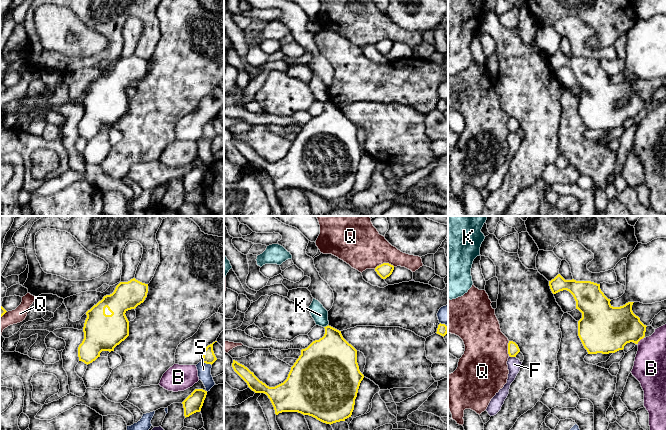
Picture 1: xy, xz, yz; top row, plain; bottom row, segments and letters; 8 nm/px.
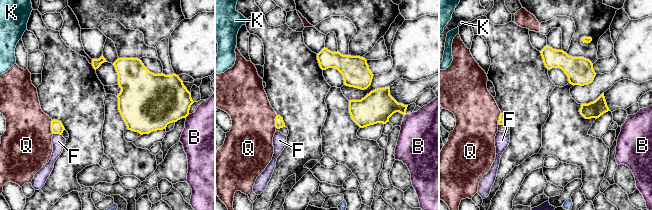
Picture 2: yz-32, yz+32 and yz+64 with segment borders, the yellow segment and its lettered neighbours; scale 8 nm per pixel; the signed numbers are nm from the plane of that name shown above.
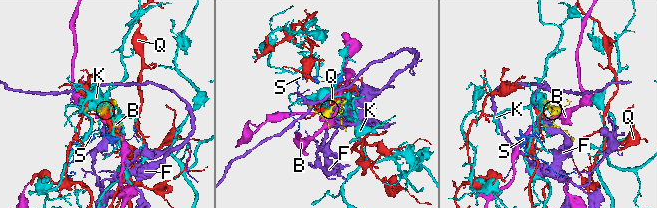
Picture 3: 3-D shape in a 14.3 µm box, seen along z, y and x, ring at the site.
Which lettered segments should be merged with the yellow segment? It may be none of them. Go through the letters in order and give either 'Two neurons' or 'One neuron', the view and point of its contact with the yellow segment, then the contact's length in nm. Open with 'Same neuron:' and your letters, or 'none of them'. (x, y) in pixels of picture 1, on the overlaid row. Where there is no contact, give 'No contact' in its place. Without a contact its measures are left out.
Same neuron: none of them
B: Two neurons. Touches yellow at yz (639, 340). Shared border 80 nm
F: Two neurons. Touches yellow at yz (512, 356). Shared border 60 nm
K: Two neurons. Touches yellow at xz (326, 326). Shared border 40 nm
Q: Two neurons. Touches yellow at xz (384, 263). Shared border 170 nm
S: Two neurons. Touches yellow at xy (206, 363). Shared border 90 nm

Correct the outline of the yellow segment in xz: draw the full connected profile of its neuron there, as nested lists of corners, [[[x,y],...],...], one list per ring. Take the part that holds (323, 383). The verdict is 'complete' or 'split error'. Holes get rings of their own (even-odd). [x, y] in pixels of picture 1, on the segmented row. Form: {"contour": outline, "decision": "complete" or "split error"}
{"contour": [[[329,325],[324,328],[324,336],[301,350],[301,355],[291,367],[287,379],[275,387],[267,386],[235,360],[232,367],[252,391],[268,396],[276,415],[282,412],[298,412],[330,425],[345,421],[352,415],[364,375],[357,363],[357,350],[343,338],[341,331]]], "decision": "complete"}

